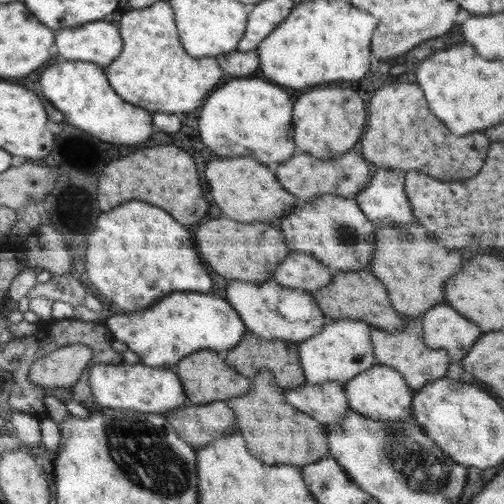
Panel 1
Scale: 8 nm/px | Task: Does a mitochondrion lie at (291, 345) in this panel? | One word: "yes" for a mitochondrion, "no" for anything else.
no

